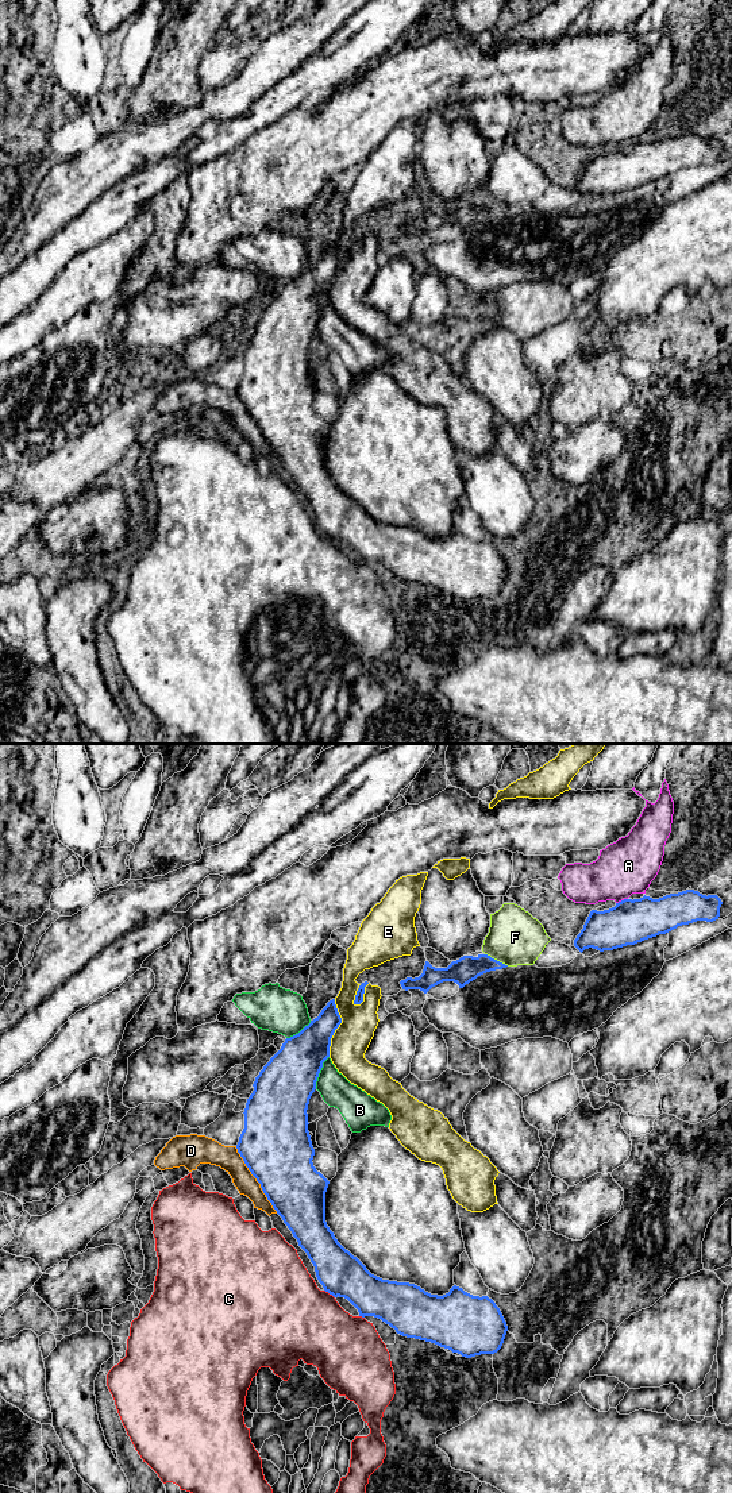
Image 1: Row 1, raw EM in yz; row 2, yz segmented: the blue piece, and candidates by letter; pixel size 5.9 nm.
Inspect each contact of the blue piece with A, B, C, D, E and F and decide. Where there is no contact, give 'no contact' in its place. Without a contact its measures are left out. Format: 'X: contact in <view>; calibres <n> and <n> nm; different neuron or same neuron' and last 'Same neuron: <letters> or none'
A: contact in yz; calibres 260 and 320 nm; different neuron
B: contact in yz; calibres 340 and 190 nm; different neuron
C: contact in yz; calibres 260 and 460 nm; different neuron
D: contact in yz; calibres 420 and 140 nm; same neuron
E: contact in yz; calibres 240 and 220 nm; different neuron
F: contact in yz; calibres 160 and 320 nm; different neuron
Same neuron: D

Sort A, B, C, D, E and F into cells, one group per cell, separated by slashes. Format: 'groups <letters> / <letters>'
groups A / B E / C / D / F

